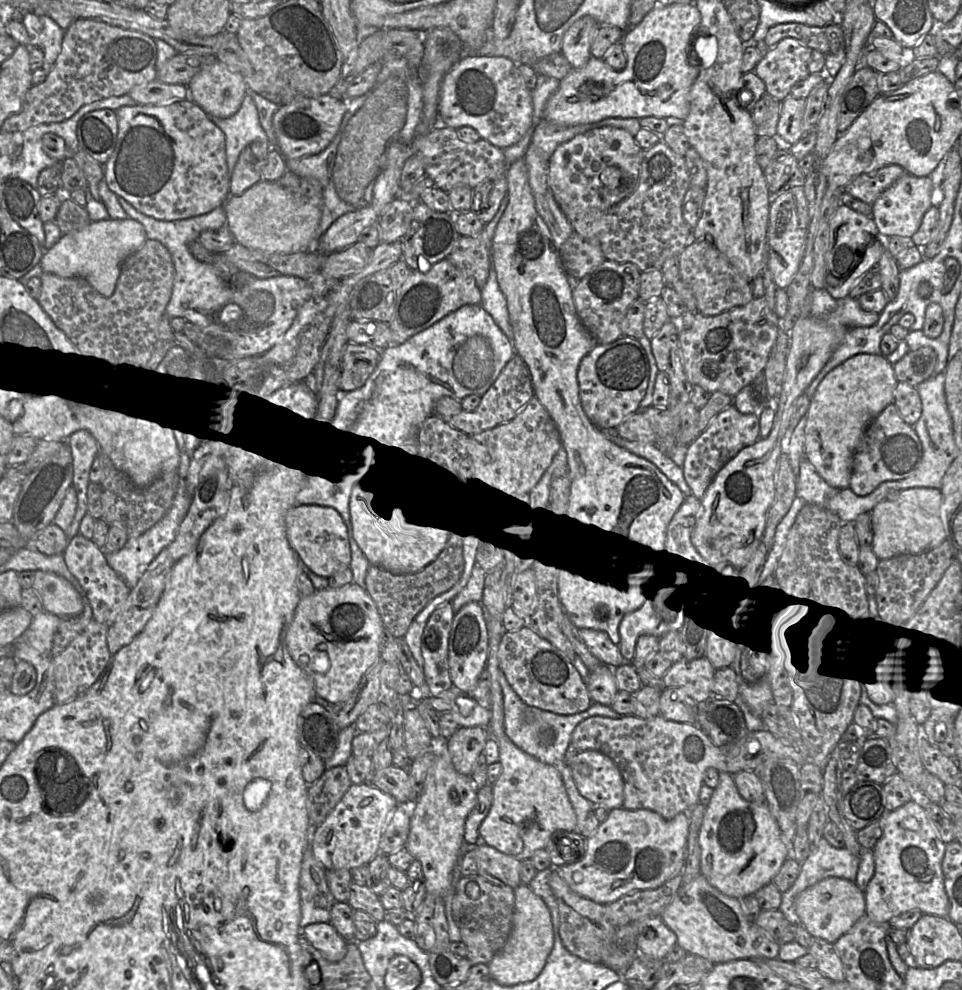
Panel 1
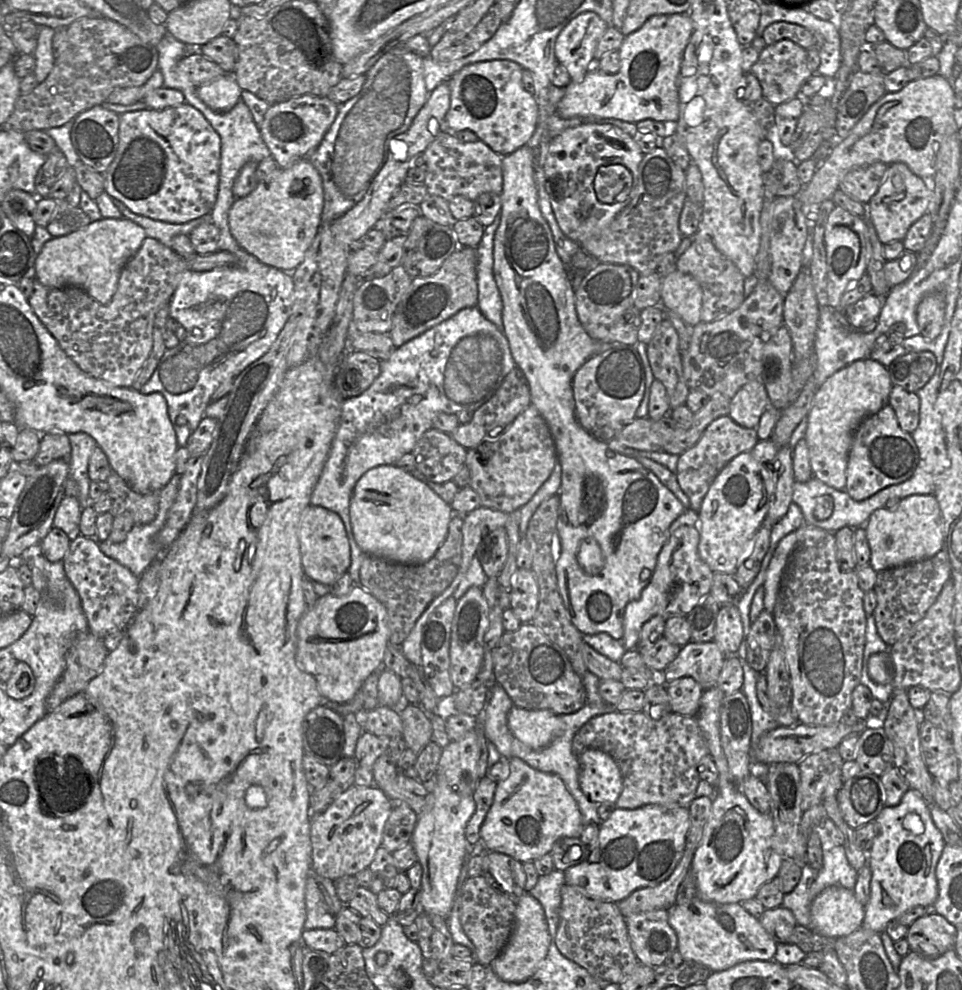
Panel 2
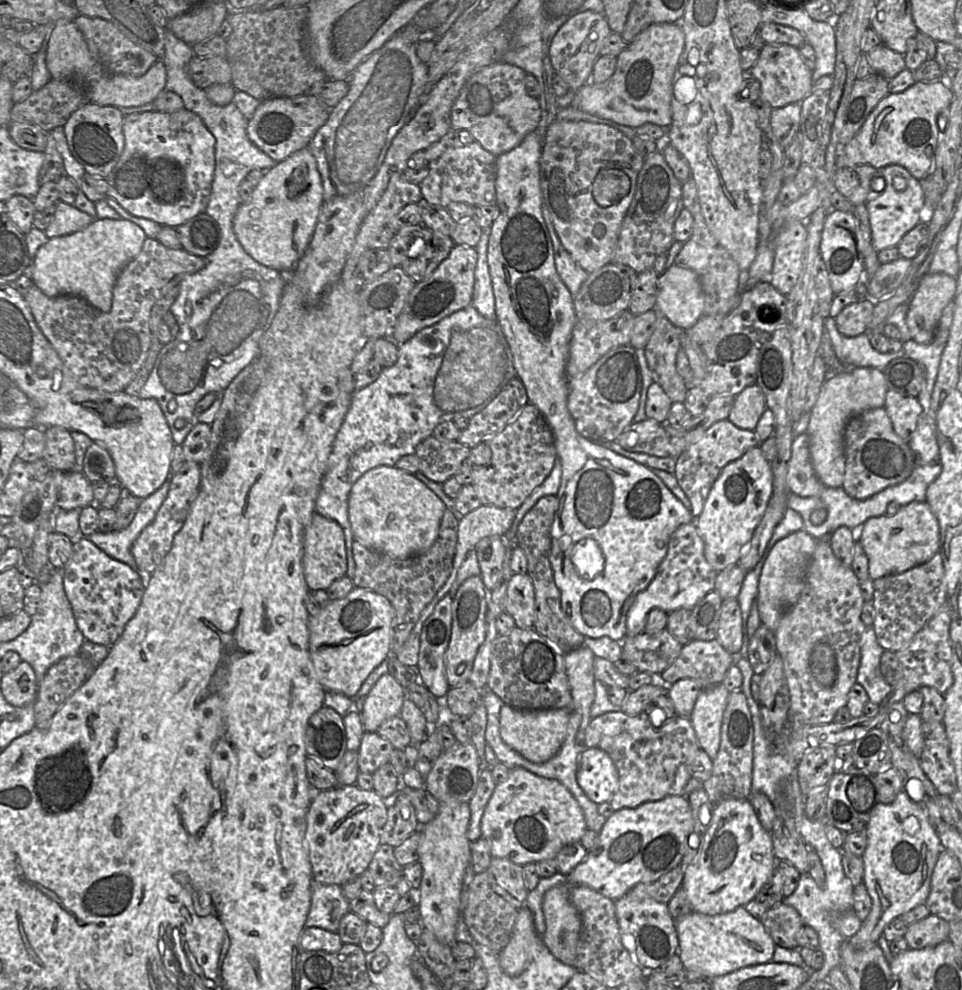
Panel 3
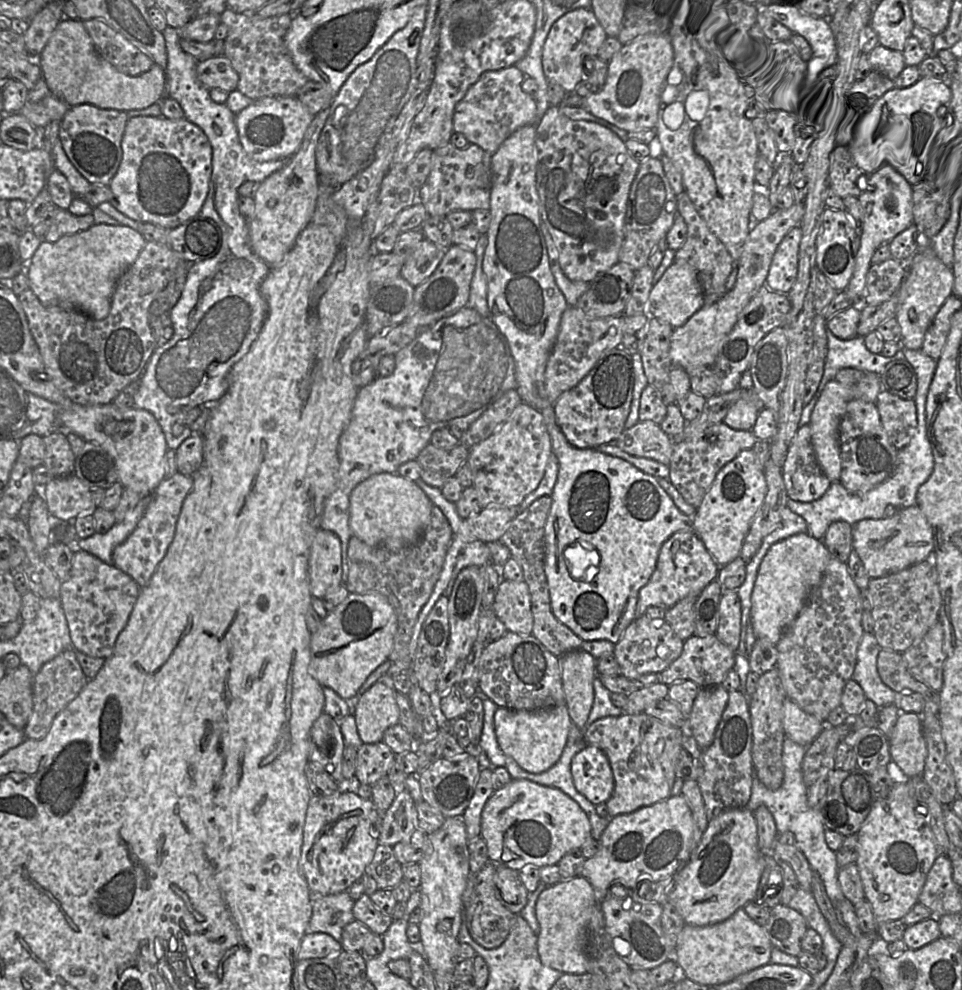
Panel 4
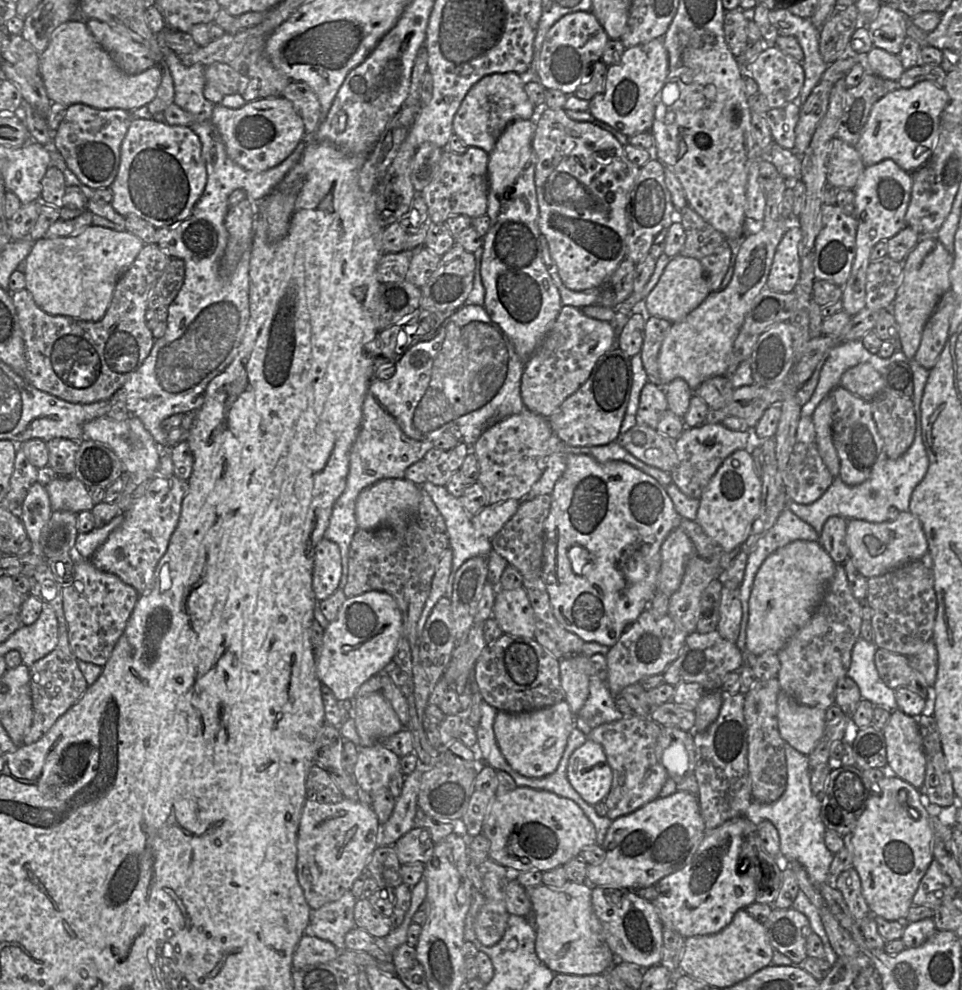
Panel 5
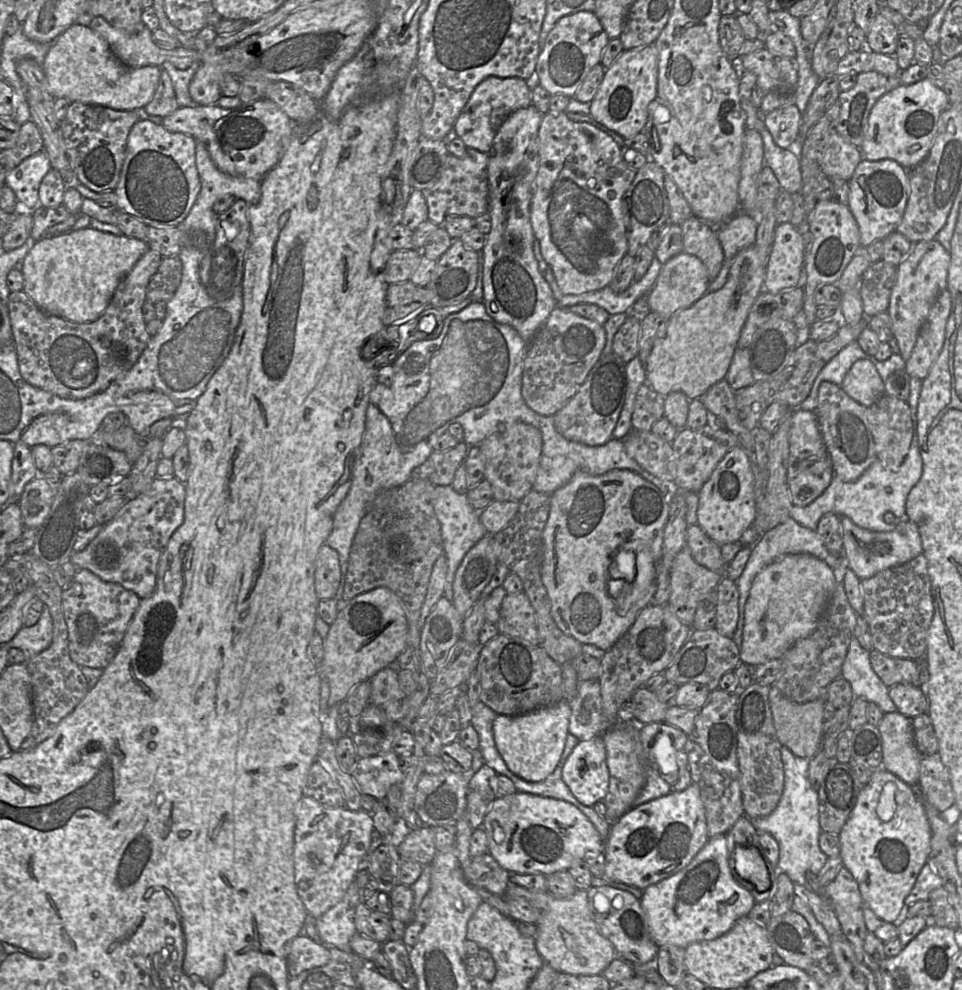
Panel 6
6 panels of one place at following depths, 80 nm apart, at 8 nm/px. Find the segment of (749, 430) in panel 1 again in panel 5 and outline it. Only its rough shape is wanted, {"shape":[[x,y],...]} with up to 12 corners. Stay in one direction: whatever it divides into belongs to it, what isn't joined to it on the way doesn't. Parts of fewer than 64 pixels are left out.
{"shape":[[721,423],[675,440],[672,483],[699,500],[723,461],[752,430]]}

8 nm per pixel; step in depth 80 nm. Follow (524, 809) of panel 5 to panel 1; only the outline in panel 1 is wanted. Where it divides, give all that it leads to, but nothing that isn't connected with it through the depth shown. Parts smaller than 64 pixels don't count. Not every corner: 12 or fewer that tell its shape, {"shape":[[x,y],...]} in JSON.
{"shape":[[485,607],[490,736],[502,772],[480,839],[519,861],[577,815],[559,770],[518,748],[504,726],[497,647]]}

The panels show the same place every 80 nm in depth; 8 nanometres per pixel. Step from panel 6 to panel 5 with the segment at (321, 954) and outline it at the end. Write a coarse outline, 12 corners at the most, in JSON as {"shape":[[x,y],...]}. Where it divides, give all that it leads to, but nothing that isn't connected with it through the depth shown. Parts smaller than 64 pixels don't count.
{"shape":[[304,934],[292,957],[293,970],[329,962],[339,950]]}

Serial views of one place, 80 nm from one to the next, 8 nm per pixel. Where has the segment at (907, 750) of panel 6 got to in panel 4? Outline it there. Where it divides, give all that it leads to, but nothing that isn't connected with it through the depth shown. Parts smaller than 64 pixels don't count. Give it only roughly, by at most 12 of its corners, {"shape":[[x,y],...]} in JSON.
{"shape":[[901,712],[888,738],[892,762],[923,777],[921,715]]}

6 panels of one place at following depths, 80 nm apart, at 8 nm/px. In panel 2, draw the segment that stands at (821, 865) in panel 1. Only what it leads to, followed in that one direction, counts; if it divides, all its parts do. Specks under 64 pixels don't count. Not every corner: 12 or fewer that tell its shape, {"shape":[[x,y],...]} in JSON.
{"shape":[[816,826],[822,868],[803,865],[799,883],[784,895],[782,907],[812,932],[810,909],[824,889],[854,890],[858,871],[844,846]]}

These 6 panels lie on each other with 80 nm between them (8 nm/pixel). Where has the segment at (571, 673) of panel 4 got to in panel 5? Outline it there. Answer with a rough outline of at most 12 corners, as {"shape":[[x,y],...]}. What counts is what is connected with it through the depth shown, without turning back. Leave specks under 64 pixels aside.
{"shape":[[584,654],[560,660],[564,700],[575,716],[589,696]]}

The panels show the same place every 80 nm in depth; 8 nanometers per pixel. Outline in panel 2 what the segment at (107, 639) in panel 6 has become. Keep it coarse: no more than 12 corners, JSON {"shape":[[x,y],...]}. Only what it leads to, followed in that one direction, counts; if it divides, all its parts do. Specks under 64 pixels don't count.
{"shape":[[95,538],[70,542],[62,562],[89,630],[125,631],[139,578]]}

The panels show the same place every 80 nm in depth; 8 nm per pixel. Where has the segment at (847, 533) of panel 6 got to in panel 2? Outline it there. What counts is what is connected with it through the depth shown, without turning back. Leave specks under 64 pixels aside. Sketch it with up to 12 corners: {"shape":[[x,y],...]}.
{"shape":[[934,494],[875,510],[862,526],[876,572],[944,548]]}

